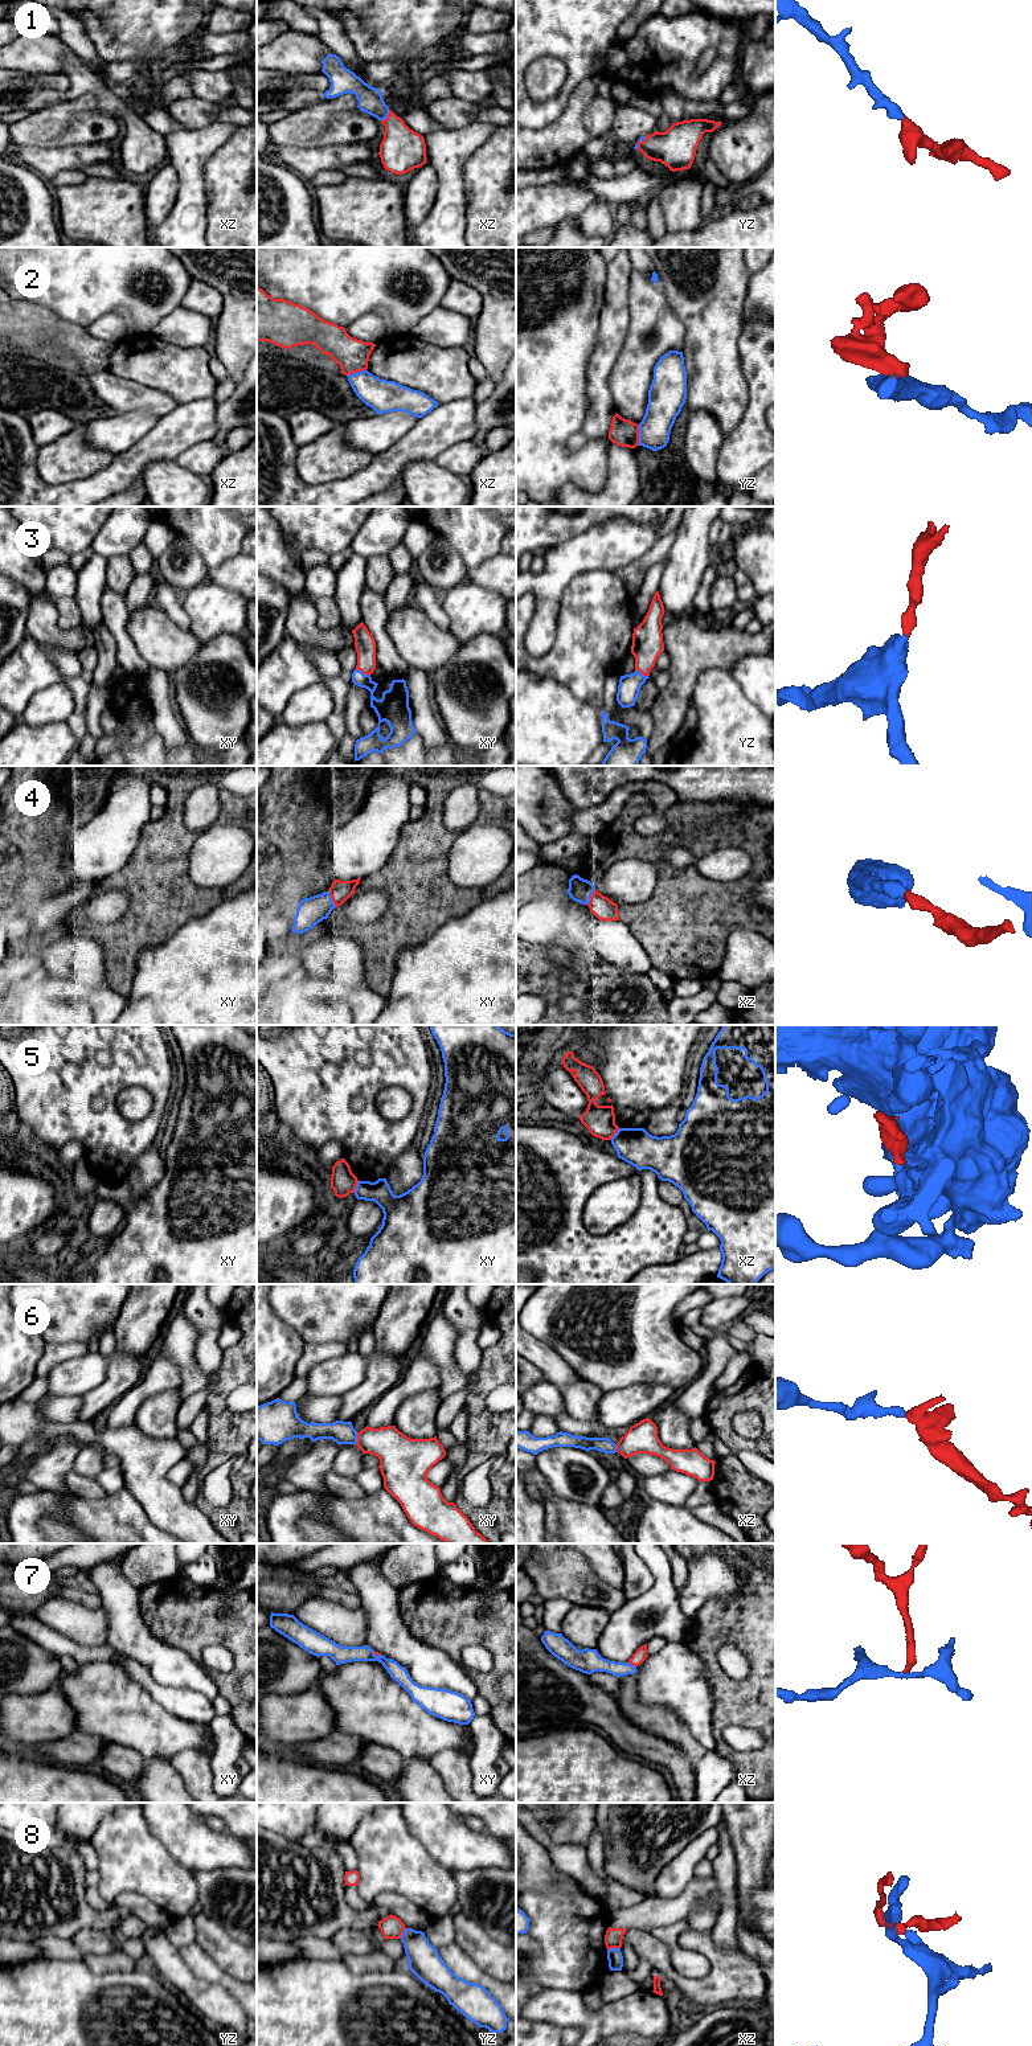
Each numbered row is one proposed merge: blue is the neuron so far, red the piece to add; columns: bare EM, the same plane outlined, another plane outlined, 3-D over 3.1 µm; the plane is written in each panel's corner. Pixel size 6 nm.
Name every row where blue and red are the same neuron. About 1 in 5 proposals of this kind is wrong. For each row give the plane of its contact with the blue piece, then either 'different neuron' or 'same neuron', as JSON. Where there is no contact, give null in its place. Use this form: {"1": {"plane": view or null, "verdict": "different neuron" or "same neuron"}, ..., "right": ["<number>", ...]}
{"1": {"plane": "xz", "verdict": "same neuron"}, "2": {"plane": "yz", "verdict": "different neuron"}, "3": {"plane": "xy", "verdict": "same neuron"}, "4": {"plane": "xy", "verdict": "same neuron"}, "5": {"plane": "xy", "verdict": "different neuron"}, "6": {"plane": "xy", "verdict": "same neuron"}, "7": {"plane": "xz", "verdict": "different neuron"}, "8": {"plane": "xz", "verdict": "different neuron"}, "right": ["1", "3", "4", "6"]}

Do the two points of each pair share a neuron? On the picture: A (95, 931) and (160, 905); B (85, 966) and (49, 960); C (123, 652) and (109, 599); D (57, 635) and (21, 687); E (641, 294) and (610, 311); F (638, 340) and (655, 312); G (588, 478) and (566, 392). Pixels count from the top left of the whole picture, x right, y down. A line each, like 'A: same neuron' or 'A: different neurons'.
A: same neuron
B: same neuron
C: same neuron
D: different neurons
E: different neurons
F: same neuron
G: same neuron

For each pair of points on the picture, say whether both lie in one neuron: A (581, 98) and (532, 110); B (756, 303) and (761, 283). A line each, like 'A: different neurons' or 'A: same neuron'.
A: different neurons
B: same neuron

